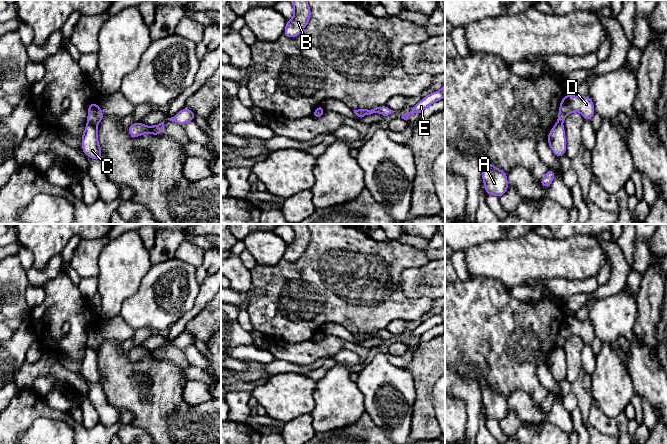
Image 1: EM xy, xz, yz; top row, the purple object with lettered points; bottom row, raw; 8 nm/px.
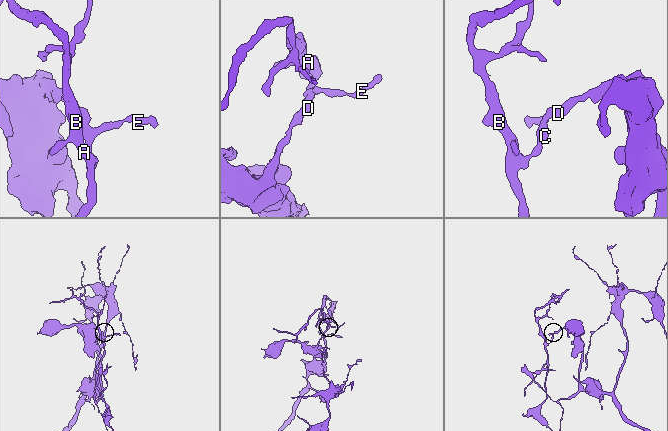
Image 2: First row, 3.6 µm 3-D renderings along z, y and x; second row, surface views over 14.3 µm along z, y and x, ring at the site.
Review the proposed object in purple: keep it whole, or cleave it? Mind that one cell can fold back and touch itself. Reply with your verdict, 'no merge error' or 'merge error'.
merge error

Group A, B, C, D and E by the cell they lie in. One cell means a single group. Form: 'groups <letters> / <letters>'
groups A B C E / D

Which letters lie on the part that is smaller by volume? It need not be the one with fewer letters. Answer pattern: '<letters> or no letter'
A, B, C, E

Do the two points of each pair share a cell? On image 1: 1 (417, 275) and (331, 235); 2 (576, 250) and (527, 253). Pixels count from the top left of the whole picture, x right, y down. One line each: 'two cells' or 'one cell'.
1: two cells
2: one cell

